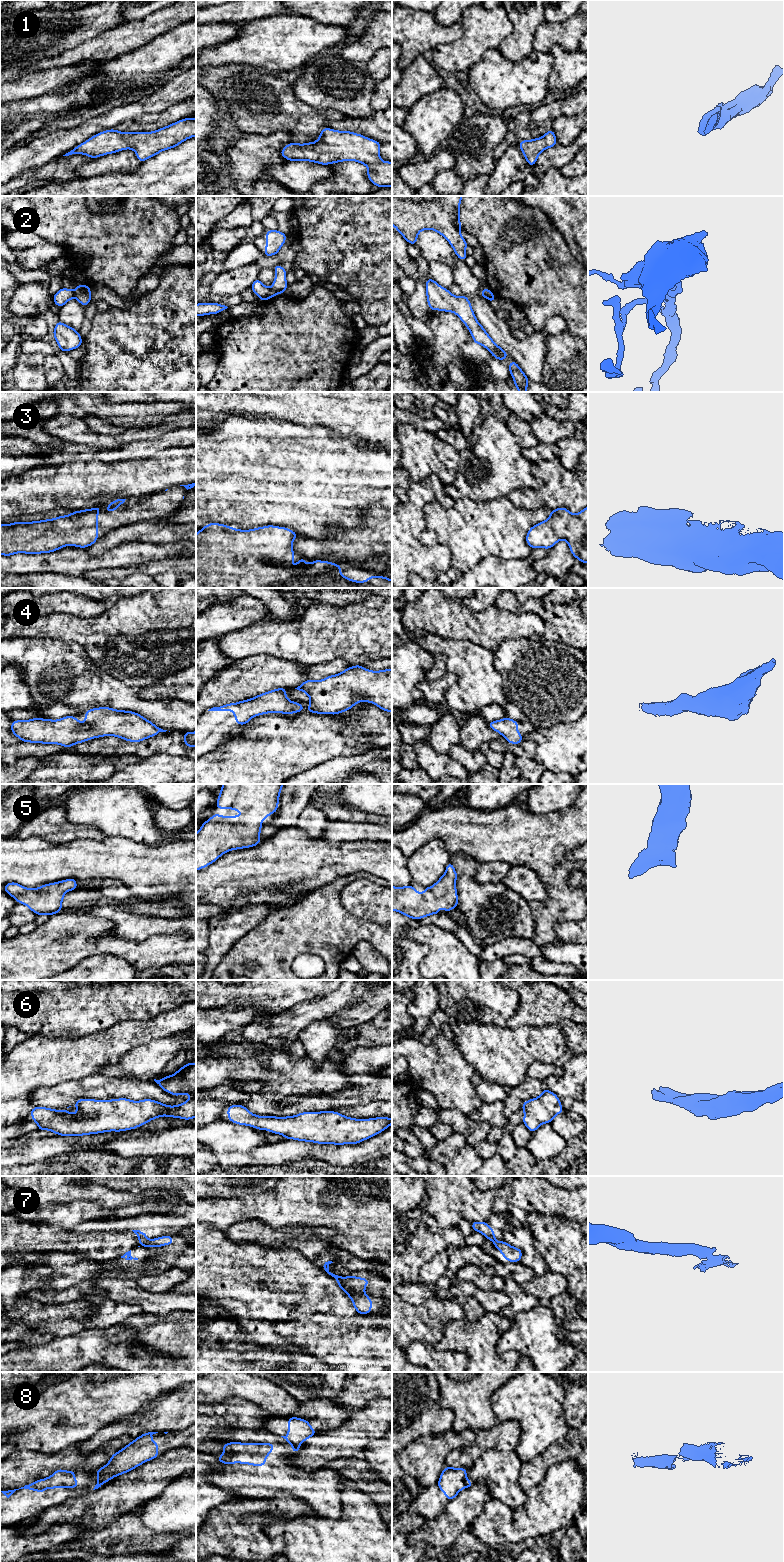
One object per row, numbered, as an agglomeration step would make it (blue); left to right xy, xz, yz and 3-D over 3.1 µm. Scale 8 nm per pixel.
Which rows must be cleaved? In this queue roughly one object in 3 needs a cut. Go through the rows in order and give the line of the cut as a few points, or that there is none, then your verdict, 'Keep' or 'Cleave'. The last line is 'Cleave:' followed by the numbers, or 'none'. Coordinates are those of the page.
1: No split. Keep
2: Split along xy (75, 290), (76, 296). Cleave
3: No split. Keep
4: No split. Keep
5: No split. Keep
6: No split. Keep
7: Split along xy (148, 1241), (140, 1245). Cleave
8: Split along xy (100, 1478), (103, 1482), (99, 1486). Cleave
Cleave: 2, 7, 8

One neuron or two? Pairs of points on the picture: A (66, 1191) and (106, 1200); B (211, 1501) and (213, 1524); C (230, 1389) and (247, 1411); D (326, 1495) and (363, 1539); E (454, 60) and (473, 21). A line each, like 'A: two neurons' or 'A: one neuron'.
A: one neuron
B: two neurons
C: two neurons
D: two neurons
E: one neuron

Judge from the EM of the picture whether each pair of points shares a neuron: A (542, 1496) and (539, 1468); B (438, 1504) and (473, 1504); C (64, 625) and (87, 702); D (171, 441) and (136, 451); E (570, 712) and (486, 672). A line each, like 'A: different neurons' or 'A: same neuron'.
A: different neurons
B: different neurons
C: different neurons
D: same neuron
E: different neurons

